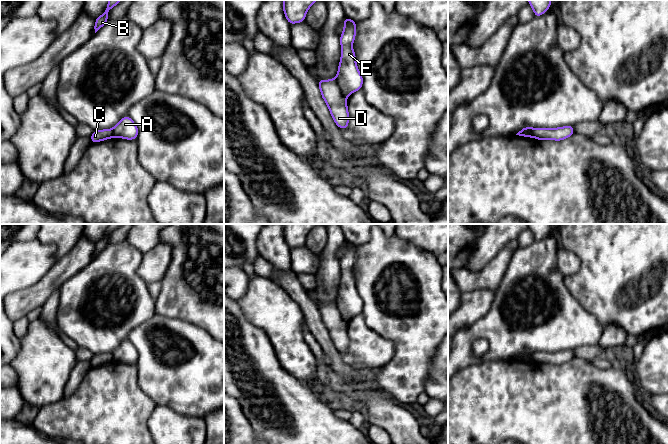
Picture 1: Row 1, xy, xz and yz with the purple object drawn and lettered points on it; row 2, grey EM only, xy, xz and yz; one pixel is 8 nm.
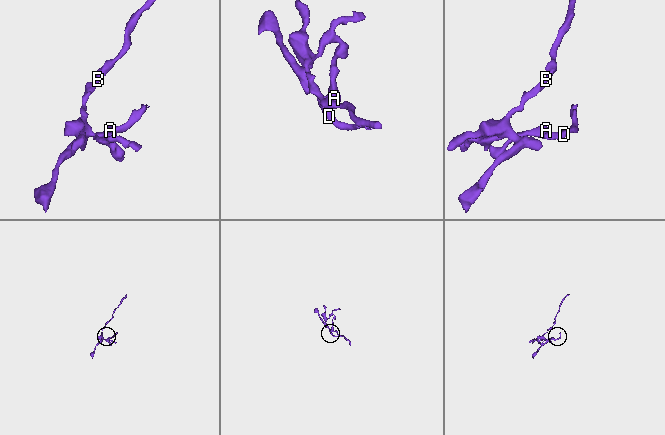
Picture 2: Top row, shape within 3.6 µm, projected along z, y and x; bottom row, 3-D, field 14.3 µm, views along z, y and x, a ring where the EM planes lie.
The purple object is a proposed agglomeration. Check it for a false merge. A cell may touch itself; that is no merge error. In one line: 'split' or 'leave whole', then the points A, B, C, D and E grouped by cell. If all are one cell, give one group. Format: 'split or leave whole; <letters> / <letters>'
split; A B E / C D

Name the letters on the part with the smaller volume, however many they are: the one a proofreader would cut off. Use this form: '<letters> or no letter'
C, D

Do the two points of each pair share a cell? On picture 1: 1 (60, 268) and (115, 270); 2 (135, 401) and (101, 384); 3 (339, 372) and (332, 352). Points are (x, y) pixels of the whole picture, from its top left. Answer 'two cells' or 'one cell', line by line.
1: two cells
2: one cell
3: one cell

